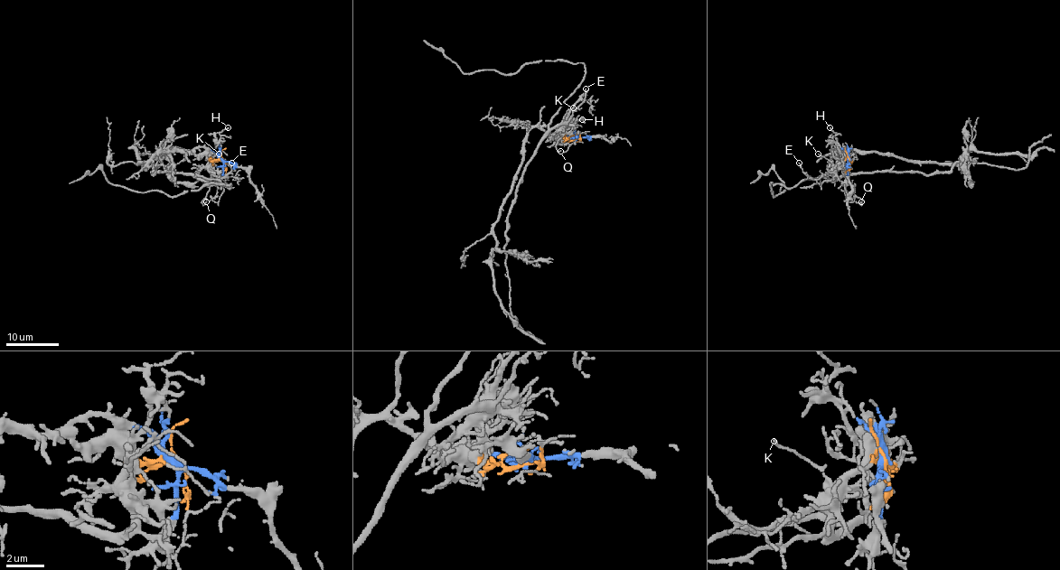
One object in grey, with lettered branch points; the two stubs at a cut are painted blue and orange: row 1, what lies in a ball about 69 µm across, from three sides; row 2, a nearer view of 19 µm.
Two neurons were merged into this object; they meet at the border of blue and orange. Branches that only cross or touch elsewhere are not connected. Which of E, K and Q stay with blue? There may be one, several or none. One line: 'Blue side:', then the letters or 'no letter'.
Blue side: Q

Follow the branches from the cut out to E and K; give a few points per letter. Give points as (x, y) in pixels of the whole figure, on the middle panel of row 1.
E: (577, 139), (566, 137), (563, 123), (585, 88)
K: (577, 139), (566, 137), (561, 125), (567, 113), (573, 107)

